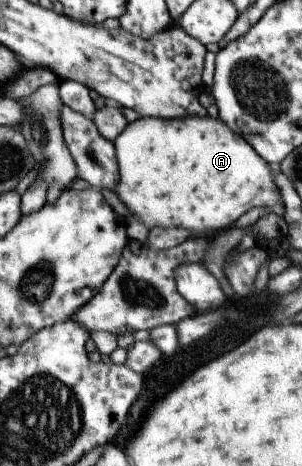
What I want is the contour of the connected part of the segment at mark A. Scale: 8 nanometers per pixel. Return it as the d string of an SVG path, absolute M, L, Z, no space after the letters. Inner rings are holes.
M140 117L115 138L115 157L119 166L119 185L115 193L129 209L131 215L151 229L152 227L180 227L193 234L226 230L250 209L261 207L279 217L285 213L279 188L273 181L278 168L263 161L255 149L235 131L231 131L221 118L187 117L187 119L161 119Z

